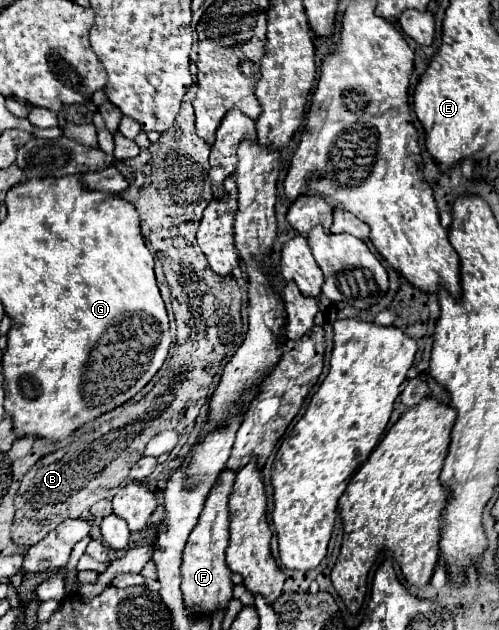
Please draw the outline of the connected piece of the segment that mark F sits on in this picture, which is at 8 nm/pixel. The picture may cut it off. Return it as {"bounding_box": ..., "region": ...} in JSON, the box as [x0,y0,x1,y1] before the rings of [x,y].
{"bounding_box":[182,468,236,614],"region":[[[224,468],[218,474],[218,480],[206,498],[204,510],[182,554],[182,594],[190,614],[210,614],[216,608],[226,606],[228,600],[232,598],[234,582],[232,582],[232,572],[226,566],[226,548],[228,548],[228,536],[230,536],[228,498],[234,486],[234,478],[236,474],[230,468]]]}

